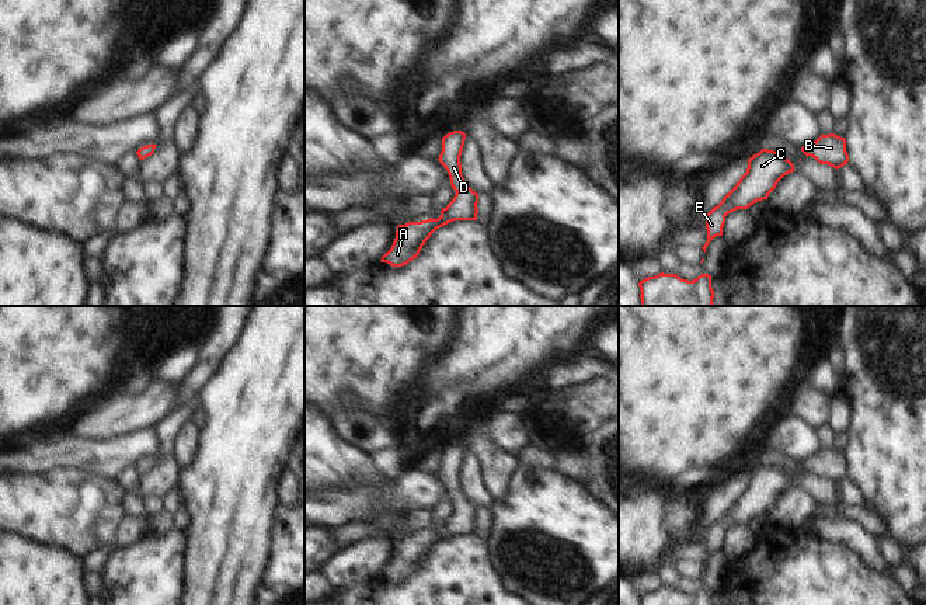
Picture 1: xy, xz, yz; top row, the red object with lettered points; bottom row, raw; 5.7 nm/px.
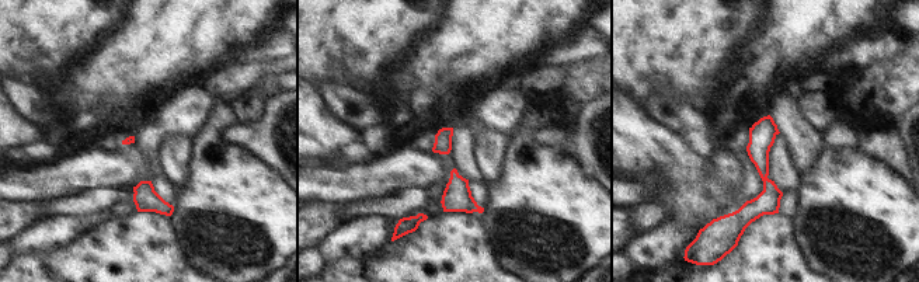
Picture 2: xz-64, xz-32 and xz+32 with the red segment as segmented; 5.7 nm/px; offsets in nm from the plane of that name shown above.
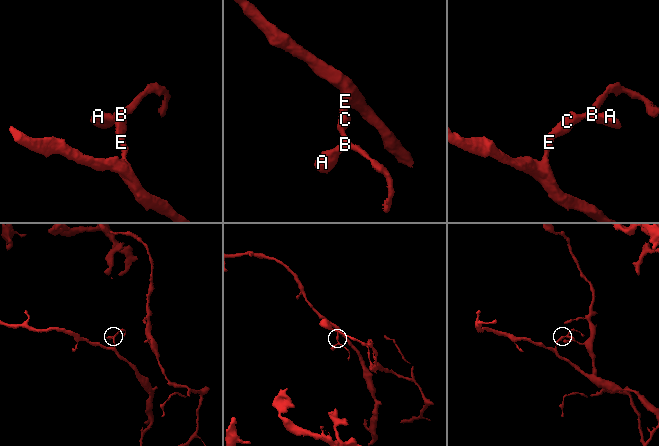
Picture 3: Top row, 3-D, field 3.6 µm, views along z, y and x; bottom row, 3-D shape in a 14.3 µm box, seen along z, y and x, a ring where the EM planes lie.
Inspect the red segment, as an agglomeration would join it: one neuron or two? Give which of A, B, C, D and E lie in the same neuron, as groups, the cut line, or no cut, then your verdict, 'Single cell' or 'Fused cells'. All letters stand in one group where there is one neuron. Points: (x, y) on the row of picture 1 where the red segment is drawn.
Groups: A B C D E. No split. Single cell.

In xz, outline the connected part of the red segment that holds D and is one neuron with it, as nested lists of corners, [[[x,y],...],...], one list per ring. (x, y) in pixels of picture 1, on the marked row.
[[[462,131],[449,132],[442,138],[439,163],[446,168],[450,185],[456,191],[453,199],[441,211],[438,219],[408,222],[398,225],[391,248],[382,257],[382,262],[391,267],[403,267],[417,258],[431,234],[455,220],[477,220],[478,194],[474,192],[462,175],[460,156],[466,133]]]

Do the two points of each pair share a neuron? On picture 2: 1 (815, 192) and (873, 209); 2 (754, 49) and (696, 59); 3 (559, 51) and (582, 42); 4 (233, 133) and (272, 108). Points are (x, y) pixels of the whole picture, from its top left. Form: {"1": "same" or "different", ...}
{"1": "same", "2": "different", "3": "same", "4": "same"}

